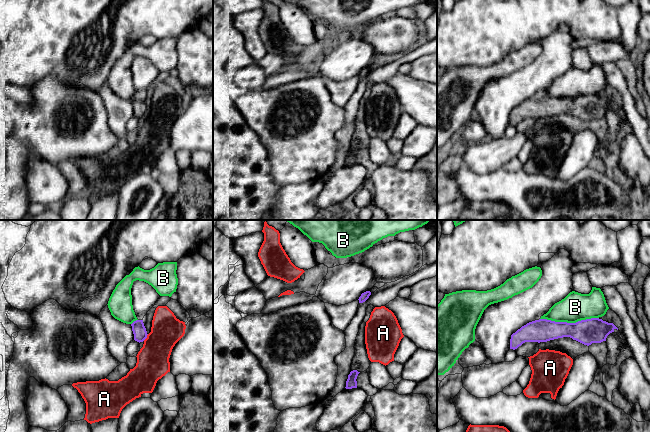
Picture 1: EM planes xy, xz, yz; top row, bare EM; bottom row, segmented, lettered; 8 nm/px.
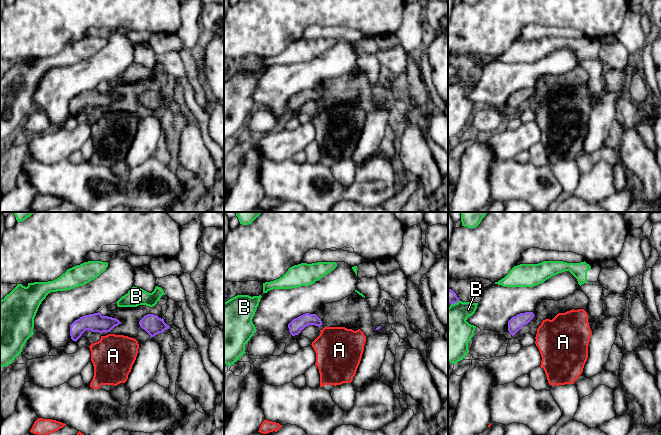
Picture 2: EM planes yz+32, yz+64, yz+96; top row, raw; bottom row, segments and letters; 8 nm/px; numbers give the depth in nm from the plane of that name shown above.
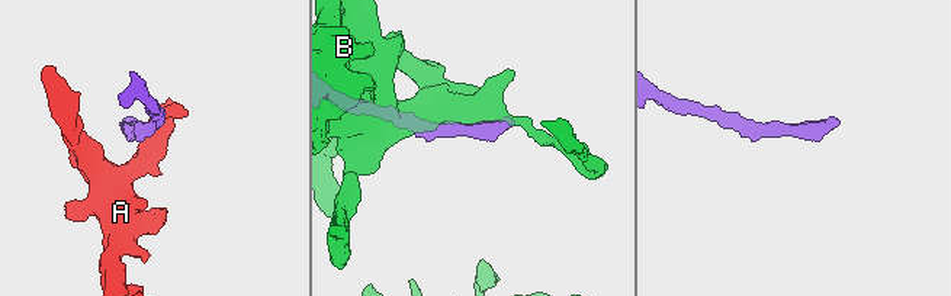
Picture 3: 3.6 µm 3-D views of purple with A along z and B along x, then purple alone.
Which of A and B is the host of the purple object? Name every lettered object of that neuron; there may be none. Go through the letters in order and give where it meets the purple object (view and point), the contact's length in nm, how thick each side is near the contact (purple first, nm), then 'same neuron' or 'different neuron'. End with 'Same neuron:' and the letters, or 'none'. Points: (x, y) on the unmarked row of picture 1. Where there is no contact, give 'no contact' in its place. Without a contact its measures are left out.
A: meets purple in xy at (146, 113); contact 70 nm long; 110 nm thick on the purple side, 260 nm on the other; same neuron
B: meets purple in yz at (569, 99); contact 480 nm long; 200 nm thick on the purple side, 220 nm on the other; different neuron
Same neuron: A

